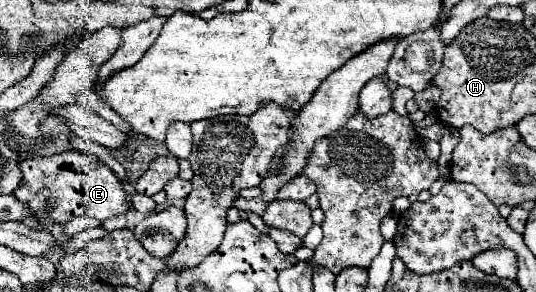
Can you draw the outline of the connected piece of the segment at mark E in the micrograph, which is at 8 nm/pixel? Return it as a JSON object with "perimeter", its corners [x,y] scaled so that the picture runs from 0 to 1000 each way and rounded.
{"perimeter":[[[127,514],[86,541],[52,541],[37,562],[45,596],[30,678],[67,712],[67,747],[86,767],[119,767],[142,740],[164,733],[179,753],[198,753],[216,733],[239,726],[239,664],[228,644],[220,603],[179,534],[164,534],[153,514]]]}

